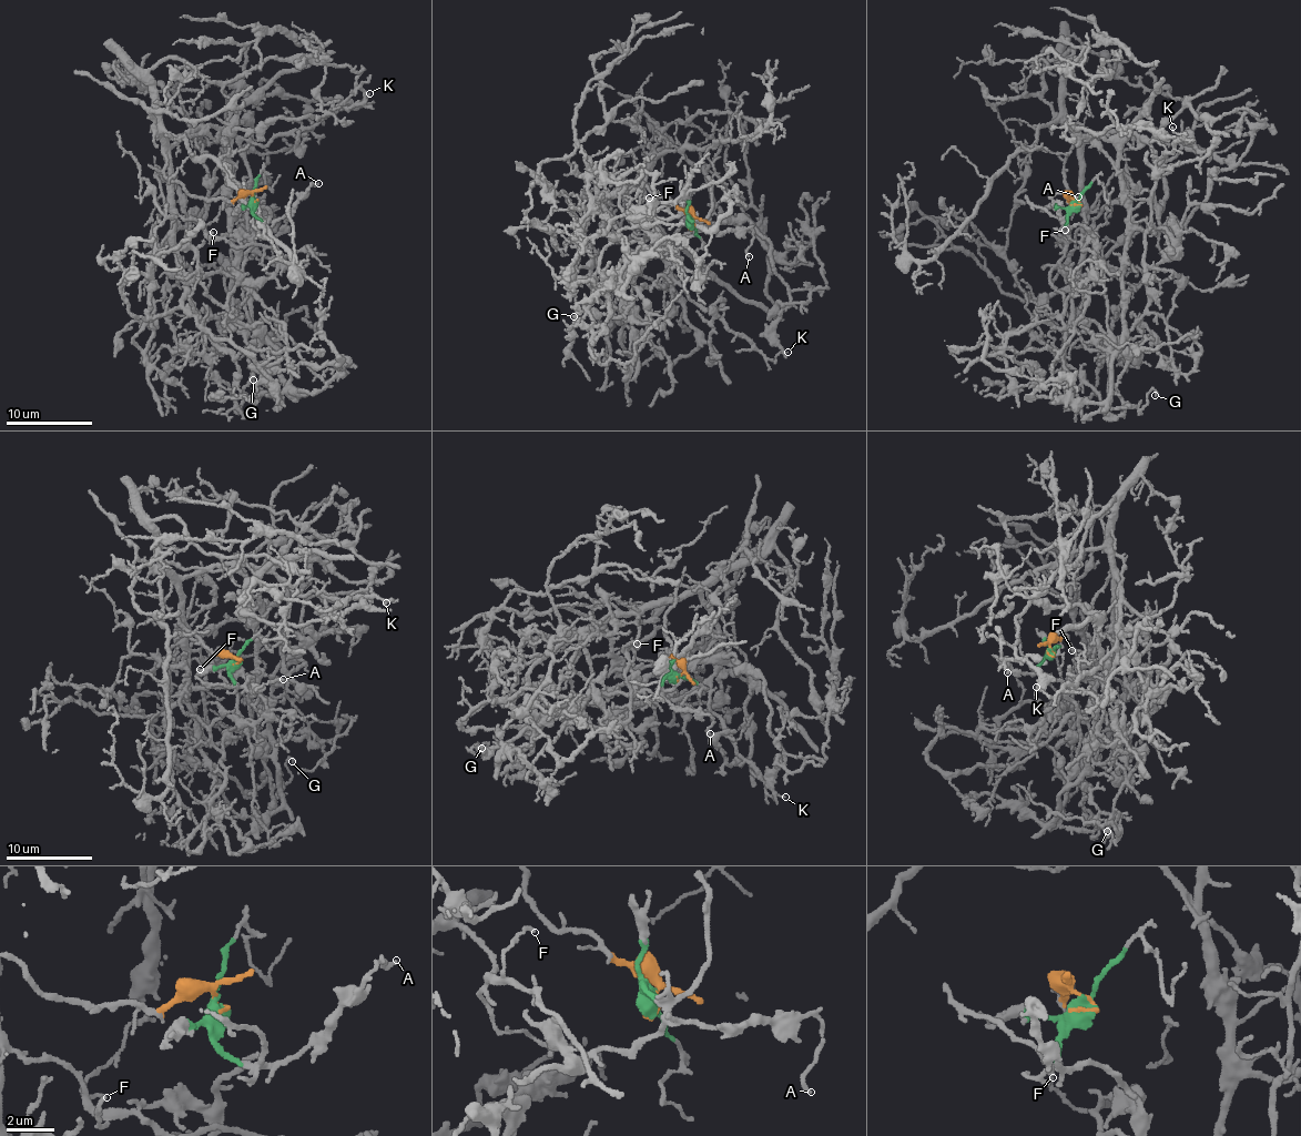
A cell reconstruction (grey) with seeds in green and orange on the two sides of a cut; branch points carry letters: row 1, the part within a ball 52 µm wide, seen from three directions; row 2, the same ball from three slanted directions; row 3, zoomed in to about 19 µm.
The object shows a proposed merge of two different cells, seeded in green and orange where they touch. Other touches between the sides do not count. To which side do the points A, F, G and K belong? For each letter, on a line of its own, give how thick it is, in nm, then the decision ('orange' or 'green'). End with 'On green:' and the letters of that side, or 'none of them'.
A: 160 nm | green
F: 140 nm | orange
G: 150 nm | green
K: 80 nm | orange
On green: A, G

